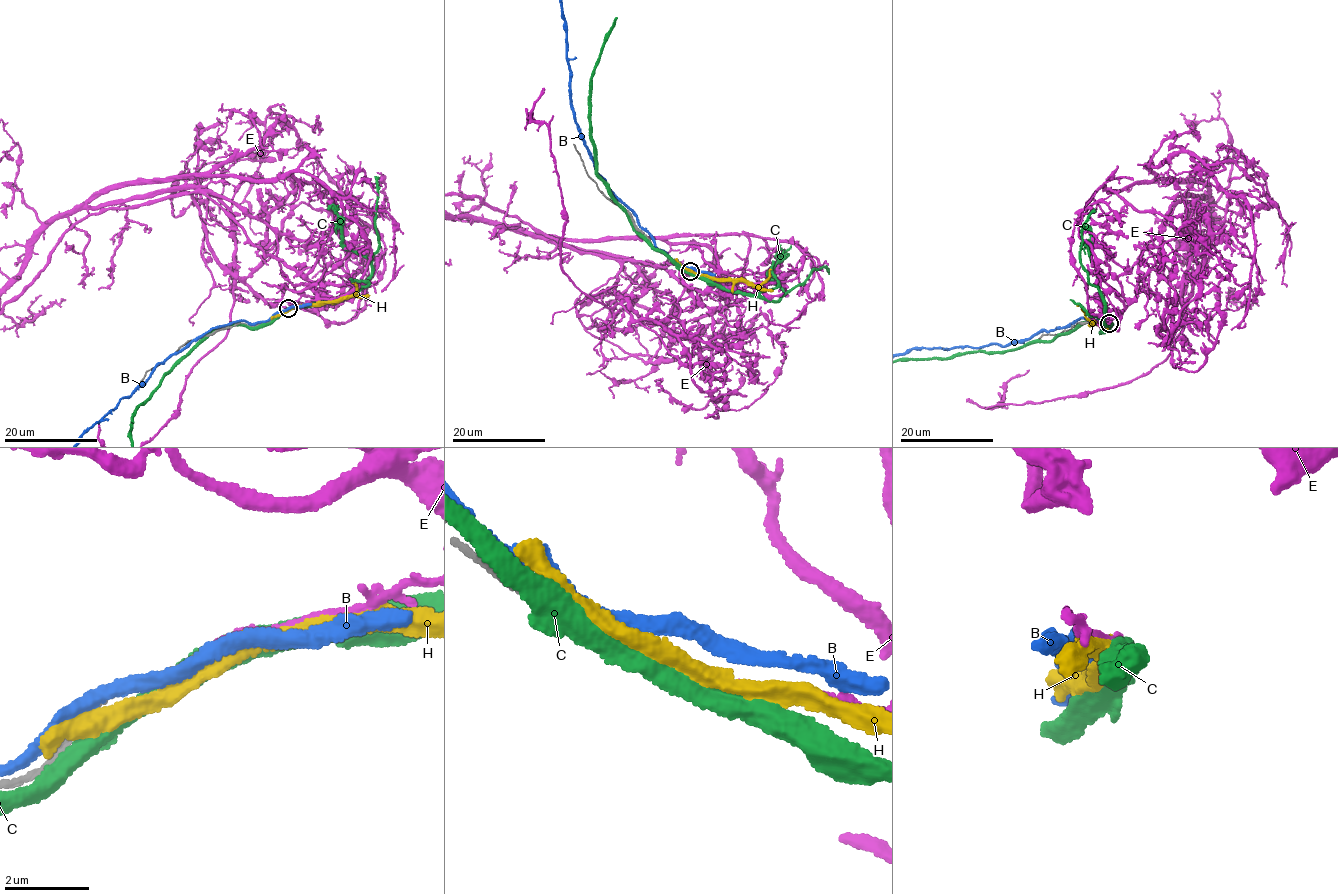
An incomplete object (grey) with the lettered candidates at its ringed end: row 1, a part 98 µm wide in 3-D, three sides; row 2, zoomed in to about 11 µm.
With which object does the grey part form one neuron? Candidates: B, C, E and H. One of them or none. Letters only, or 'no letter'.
E

